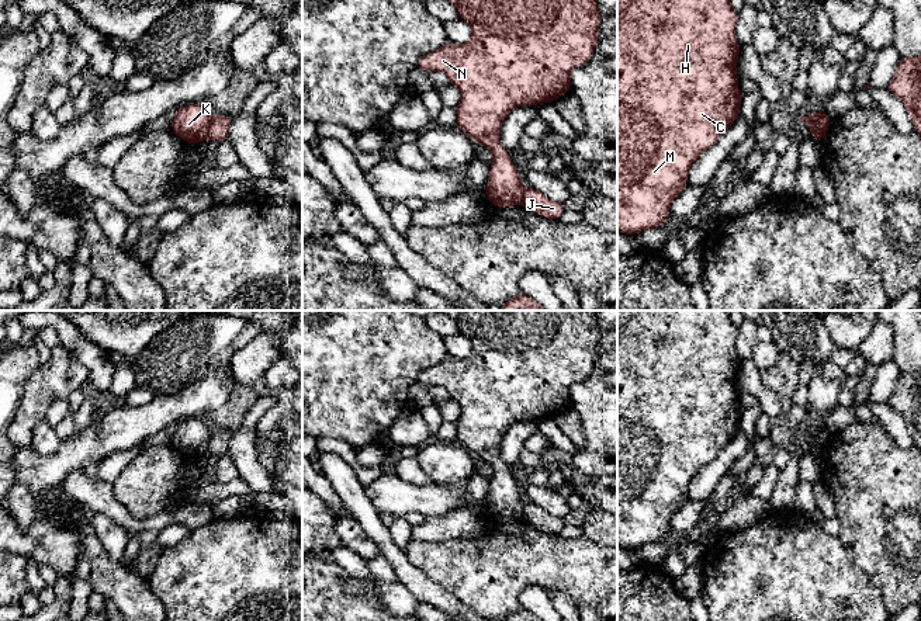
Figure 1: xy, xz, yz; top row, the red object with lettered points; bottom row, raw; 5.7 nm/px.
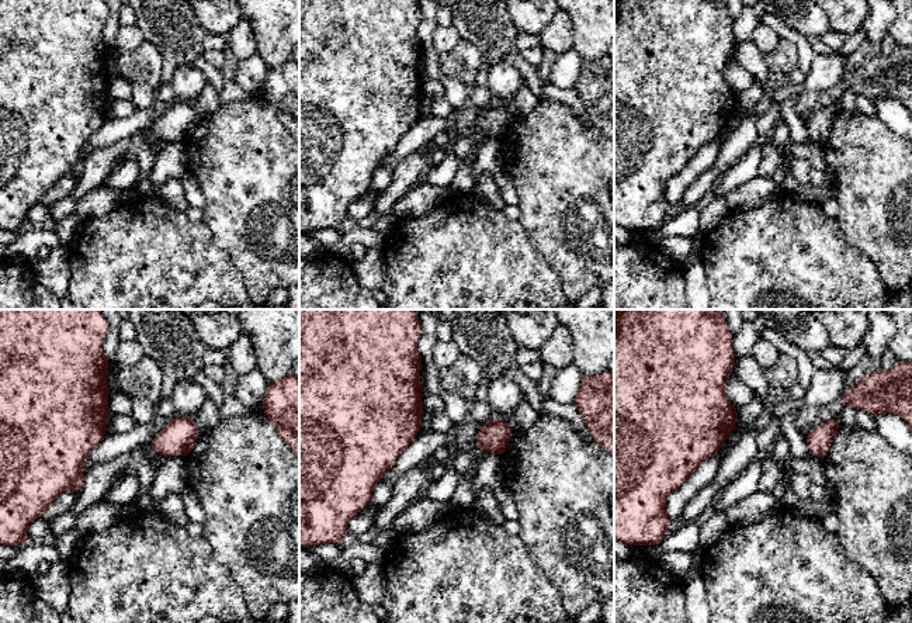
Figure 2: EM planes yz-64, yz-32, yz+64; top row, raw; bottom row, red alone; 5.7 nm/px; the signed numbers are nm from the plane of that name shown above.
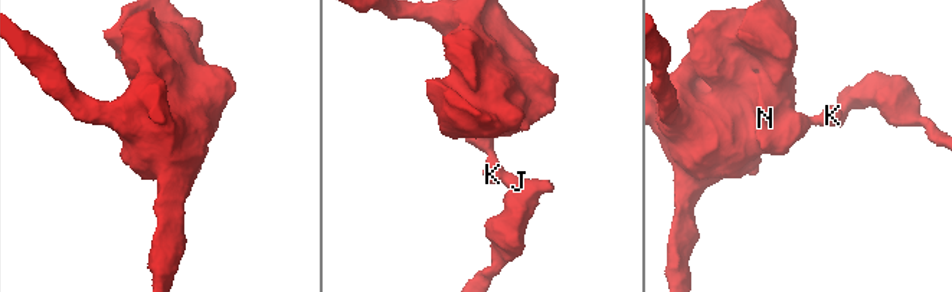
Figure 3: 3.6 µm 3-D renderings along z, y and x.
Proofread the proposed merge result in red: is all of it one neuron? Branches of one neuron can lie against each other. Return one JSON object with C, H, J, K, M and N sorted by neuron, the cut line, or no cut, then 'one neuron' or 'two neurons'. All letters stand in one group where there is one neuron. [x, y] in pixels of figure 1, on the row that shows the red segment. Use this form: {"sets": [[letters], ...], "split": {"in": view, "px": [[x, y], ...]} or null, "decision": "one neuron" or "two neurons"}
{"sets": [["C", "H", "K", "M", "N"], ["J"]], "split": {"in": "yz", "px": [[824, 113], [812, 136]]}, "decision": "two neurons"}

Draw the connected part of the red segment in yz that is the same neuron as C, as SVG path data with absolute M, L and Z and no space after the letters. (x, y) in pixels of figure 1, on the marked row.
M617 0L617 232L633 236L665 225L672 201L688 187L688 174L703 152L711 148L740 117L741 91L735 37L738 13L730 0Z

